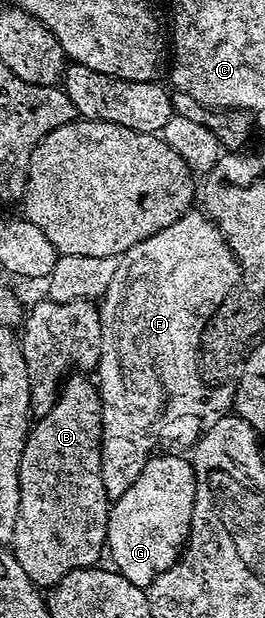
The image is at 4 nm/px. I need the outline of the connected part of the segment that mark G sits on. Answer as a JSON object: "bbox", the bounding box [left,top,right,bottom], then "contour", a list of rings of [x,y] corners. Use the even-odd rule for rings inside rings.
{"bbox":[107,453,195,588],"contour":[[[156,453],[141,469],[141,477],[110,504],[107,517],[107,545],[114,570],[133,585],[148,588],[161,573],[171,568],[191,533],[195,504],[195,474],[190,462],[179,453]]]}

